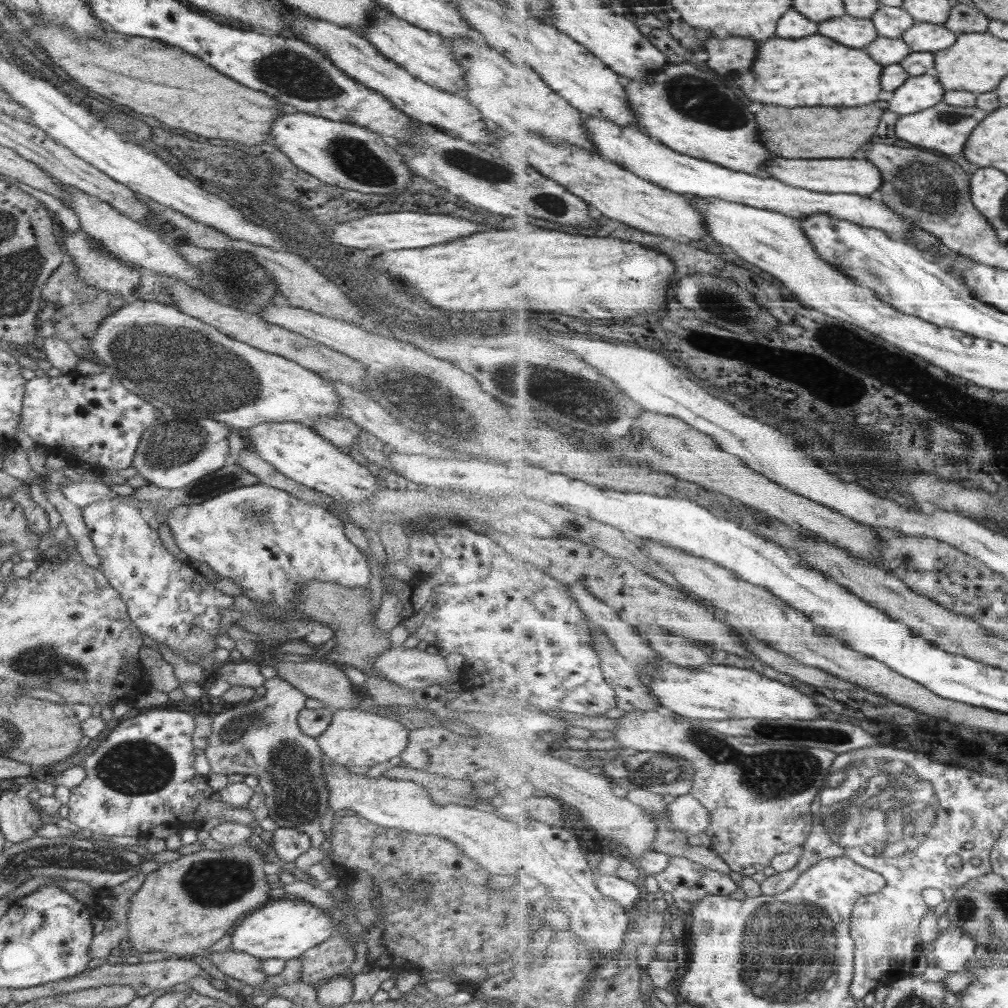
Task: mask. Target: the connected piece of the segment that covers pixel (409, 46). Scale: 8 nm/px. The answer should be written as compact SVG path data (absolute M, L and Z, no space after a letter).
M380 6L368 17L368 25L360 27L360 35L372 42L382 56L398 63L398 66L421 82L460 98L466 98L468 95L464 68L452 58L450 48L442 44L440 35L418 28Z

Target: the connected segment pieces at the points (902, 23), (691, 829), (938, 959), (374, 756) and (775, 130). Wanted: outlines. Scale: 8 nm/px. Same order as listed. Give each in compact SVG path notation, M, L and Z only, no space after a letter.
M883 5L871 18L878 32L885 37L900 38L918 23L909 10L900 6Z
M691 793L680 796L669 804L667 814L670 824L688 837L707 835L713 824L713 812Z
M950 927L934 944L931 957L944 972L962 972L977 954L978 942L972 935L957 927Z
M346 708L333 710L330 726L316 738L320 749L330 762L340 766L368 766L388 764L408 747L408 728L390 717L362 711L360 709L346 710Z
M876 102L874 106L862 106L862 108L826 108L826 106L814 106L814 110L810 108L802 108L802 110L790 110L790 108L784 108L784 106L770 106L766 104L764 110L758 114L758 124L760 124L760 130L762 130L763 140L766 142L766 146L774 152L778 152L780 156L786 156L786 158L852 158L864 144L870 143L870 140L874 138L880 122L882 122L882 116L884 116L884 108Z

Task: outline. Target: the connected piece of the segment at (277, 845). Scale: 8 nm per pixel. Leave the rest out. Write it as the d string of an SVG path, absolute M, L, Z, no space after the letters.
M277 827L268 854L283 866L288 866L310 846L311 839L308 834L294 828Z

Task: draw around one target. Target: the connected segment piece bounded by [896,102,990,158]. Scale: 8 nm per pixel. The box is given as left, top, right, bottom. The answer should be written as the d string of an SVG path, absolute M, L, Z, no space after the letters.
M940 102L934 110L932 108L922 110L922 114L910 114L908 116L901 116L896 124L896 135L898 138L906 140L918 146L926 146L926 149L938 148L934 152L942 152L946 155L960 156L960 152L964 152L970 136L974 134L974 130L990 116L986 110L978 108L978 106L952 106L946 102Z

